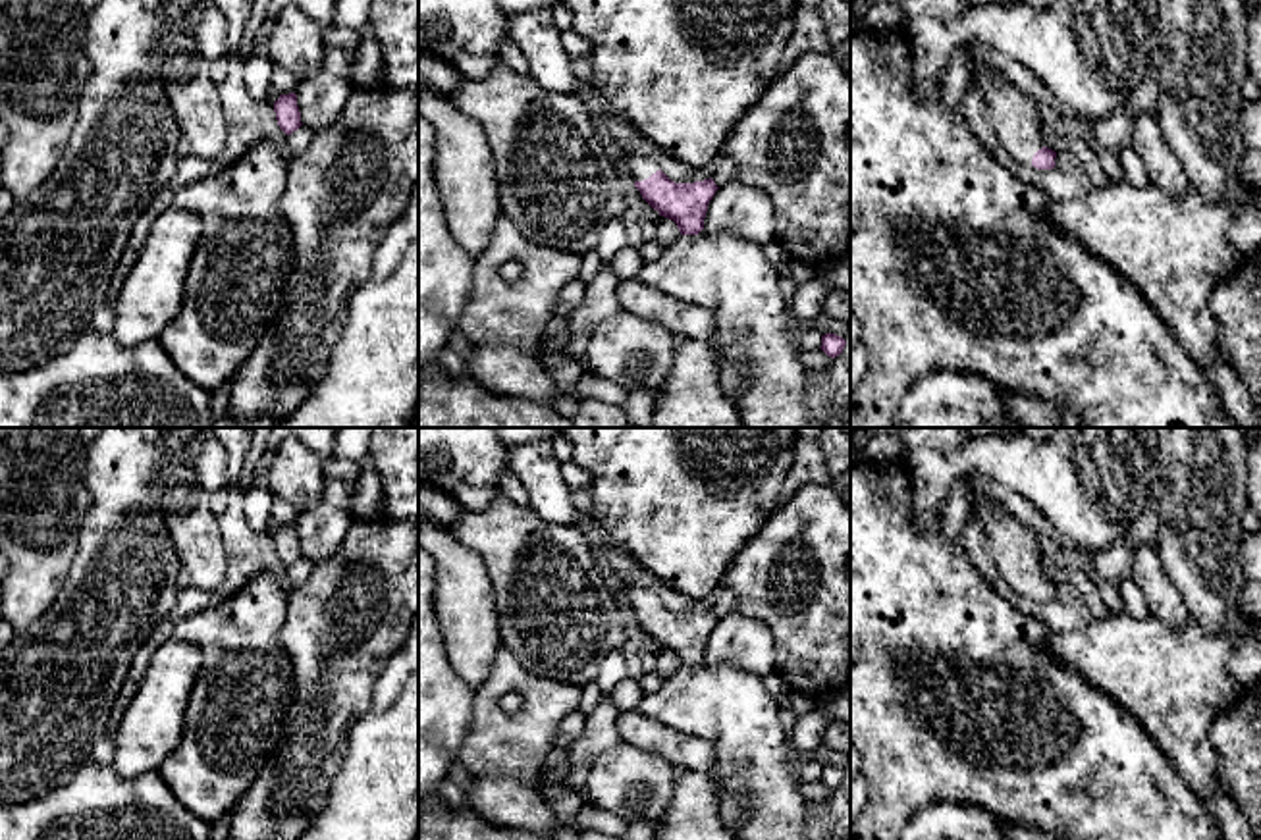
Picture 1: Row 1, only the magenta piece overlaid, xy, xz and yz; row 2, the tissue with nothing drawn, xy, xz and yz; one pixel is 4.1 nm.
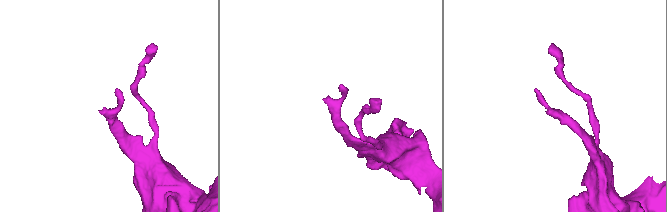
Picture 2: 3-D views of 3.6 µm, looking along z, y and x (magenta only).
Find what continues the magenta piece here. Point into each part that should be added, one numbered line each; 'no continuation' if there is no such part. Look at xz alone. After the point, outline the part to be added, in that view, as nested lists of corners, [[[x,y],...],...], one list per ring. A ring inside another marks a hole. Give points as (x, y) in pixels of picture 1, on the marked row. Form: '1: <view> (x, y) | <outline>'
1: xz (641, 166) | [[[634,152],[629,156],[629,168],[630,168],[634,181],[644,181],[659,170],[652,158],[648,158],[640,152]]]

